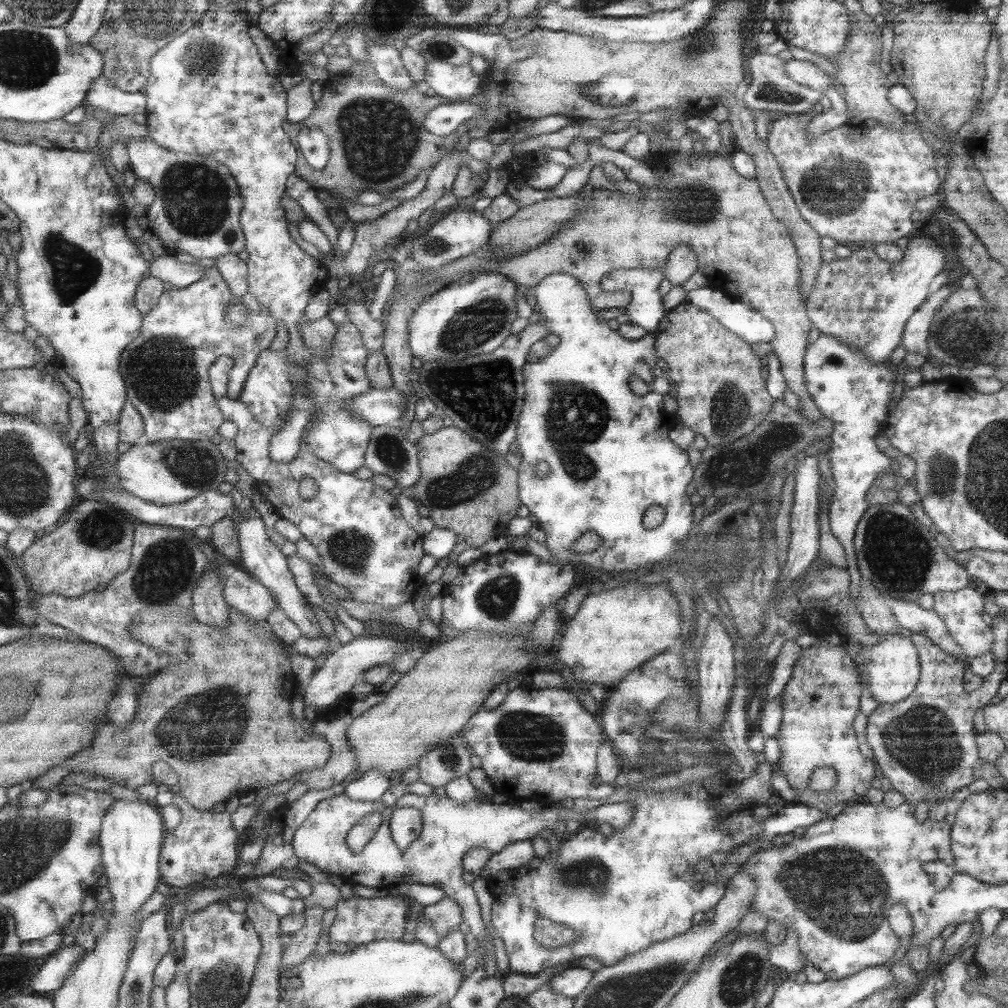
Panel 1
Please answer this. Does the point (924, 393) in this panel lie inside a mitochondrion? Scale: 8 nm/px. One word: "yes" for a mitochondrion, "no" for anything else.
no

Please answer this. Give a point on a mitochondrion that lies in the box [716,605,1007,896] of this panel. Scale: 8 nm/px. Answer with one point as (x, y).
(924, 739)

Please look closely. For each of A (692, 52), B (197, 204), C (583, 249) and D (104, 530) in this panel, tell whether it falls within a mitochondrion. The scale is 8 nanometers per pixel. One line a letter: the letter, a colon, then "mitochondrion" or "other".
A: mitochondrion
B: mitochondrion
C: other
D: mitochondrion

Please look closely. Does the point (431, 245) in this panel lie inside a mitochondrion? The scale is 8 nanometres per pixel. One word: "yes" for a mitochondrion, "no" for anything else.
yes

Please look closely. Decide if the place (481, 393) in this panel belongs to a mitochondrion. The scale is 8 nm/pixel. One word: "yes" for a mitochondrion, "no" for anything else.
yes

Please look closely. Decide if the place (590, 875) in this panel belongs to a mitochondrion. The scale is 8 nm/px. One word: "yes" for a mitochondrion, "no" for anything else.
yes

